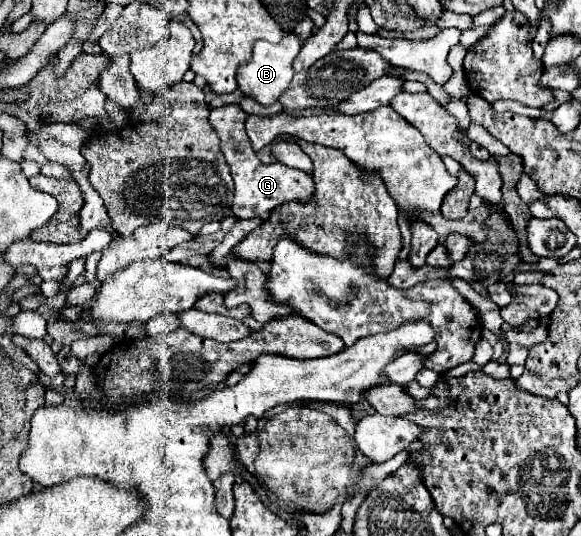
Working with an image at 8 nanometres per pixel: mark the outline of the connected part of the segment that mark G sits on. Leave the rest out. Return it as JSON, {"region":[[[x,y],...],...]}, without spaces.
{"region":[[[227,104],[221,108],[213,108],[209,114],[211,126],[219,134],[221,140],[221,152],[225,154],[225,160],[229,164],[233,182],[235,182],[235,200],[231,204],[231,210],[237,218],[261,218],[267,220],[273,210],[277,210],[285,202],[297,202],[307,204],[313,200],[315,184],[313,178],[297,168],[289,168],[281,162],[275,164],[263,164],[257,154],[251,154],[251,144],[245,134],[245,120],[247,114],[237,104]]]}

